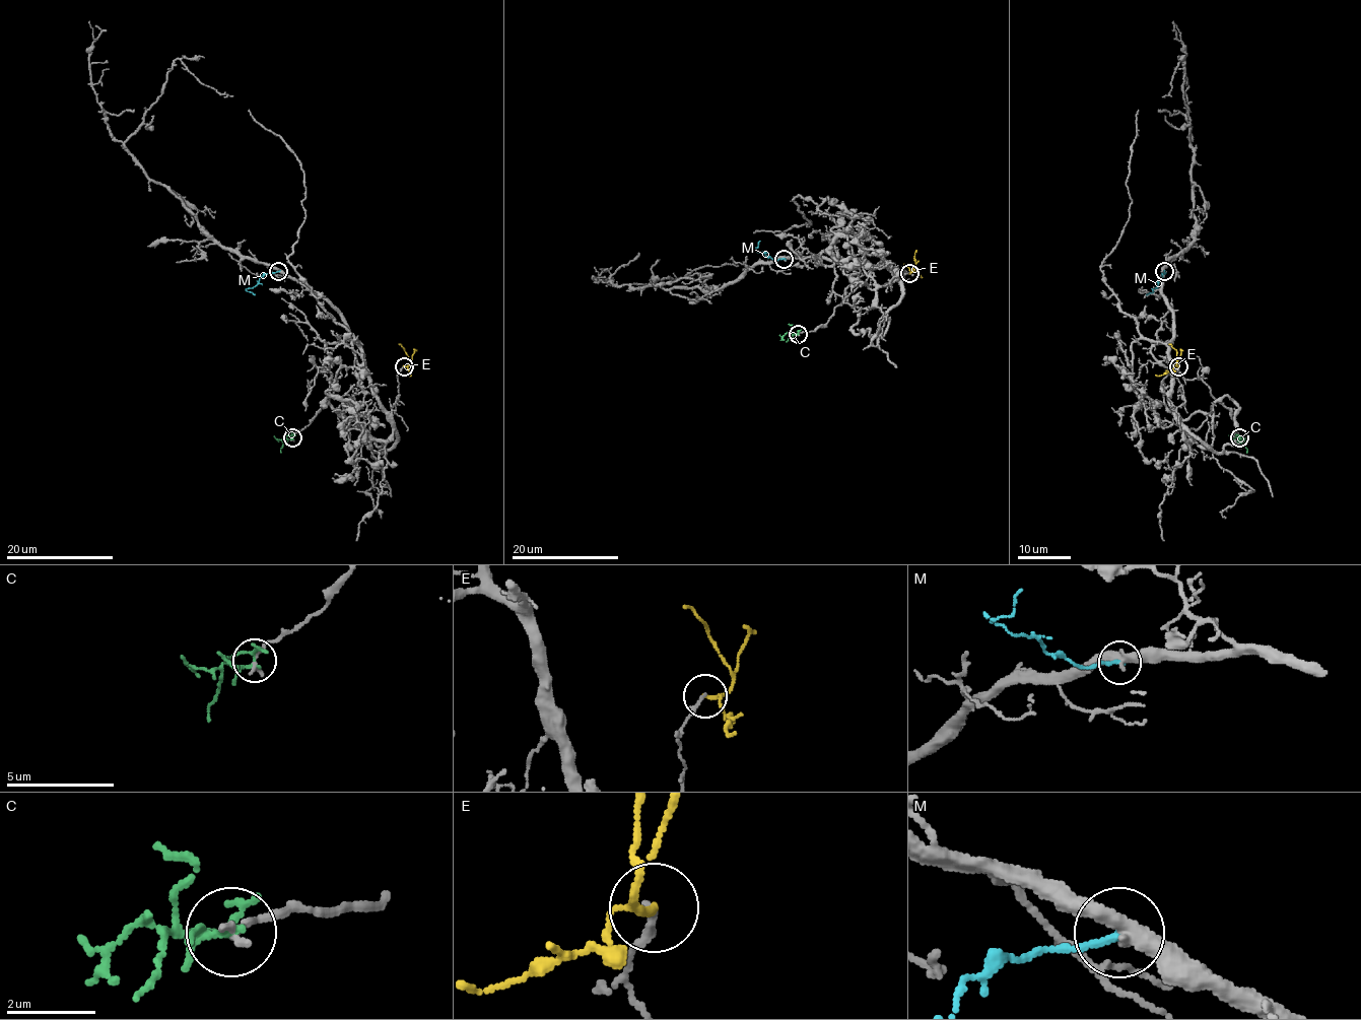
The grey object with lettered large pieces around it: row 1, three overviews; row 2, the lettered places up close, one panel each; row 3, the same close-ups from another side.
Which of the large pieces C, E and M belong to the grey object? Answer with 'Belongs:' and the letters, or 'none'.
Belongs: none

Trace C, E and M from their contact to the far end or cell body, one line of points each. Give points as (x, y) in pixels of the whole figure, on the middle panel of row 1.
C: (798, 334), (790, 334), (786, 341)
E: (909, 273), (916, 272), (910, 272), (904, 264)
M: (785, 259), (772, 260), (755, 251), (752, 248), (756, 248), (760, 241)

